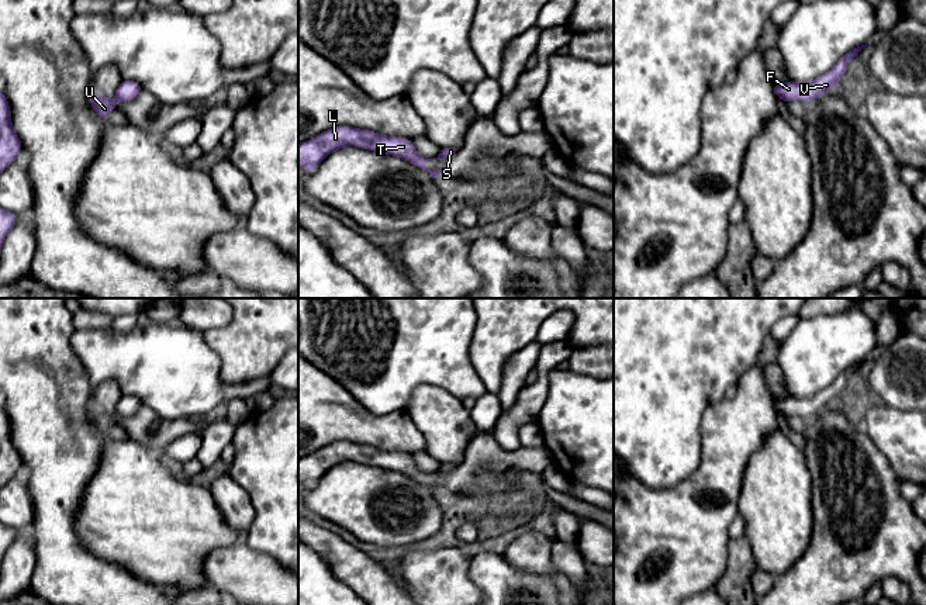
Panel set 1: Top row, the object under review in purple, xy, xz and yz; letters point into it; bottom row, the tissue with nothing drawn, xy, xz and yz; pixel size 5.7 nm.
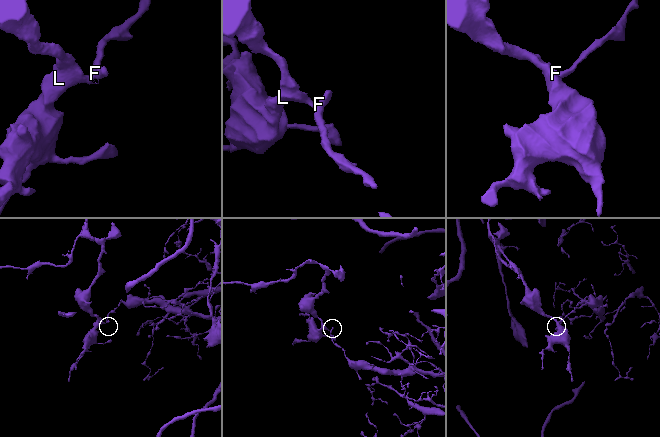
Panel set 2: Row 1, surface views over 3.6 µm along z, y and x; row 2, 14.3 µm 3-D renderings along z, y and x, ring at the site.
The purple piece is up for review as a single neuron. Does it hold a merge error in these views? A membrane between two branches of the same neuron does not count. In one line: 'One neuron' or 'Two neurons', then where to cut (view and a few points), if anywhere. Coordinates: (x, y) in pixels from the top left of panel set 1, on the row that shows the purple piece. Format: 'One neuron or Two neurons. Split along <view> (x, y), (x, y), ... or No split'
Two neurons. Split along xy (117, 97), (120, 102)

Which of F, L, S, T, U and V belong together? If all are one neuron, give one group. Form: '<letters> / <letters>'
F S V / L T U

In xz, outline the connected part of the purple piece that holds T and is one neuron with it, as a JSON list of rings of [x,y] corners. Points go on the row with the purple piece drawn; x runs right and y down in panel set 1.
[[[334,127],[303,144],[298,144],[298,166],[311,173],[329,153],[345,146],[356,146],[386,155],[394,155],[428,172],[432,170],[426,167],[426,162],[436,160],[436,158],[426,159],[421,156],[414,148],[411,139],[402,136],[387,136],[374,131],[353,127]]]

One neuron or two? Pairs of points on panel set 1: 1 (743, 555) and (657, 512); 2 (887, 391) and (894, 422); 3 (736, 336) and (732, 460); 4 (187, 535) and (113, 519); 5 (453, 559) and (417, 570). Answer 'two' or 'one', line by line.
1: two
2: two
3: two
4: one
5: one

